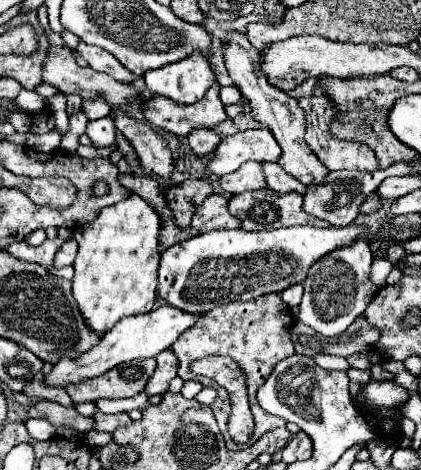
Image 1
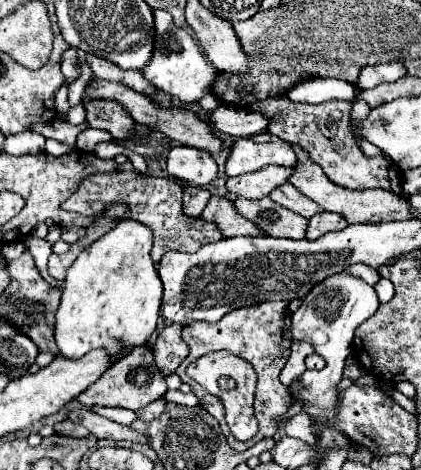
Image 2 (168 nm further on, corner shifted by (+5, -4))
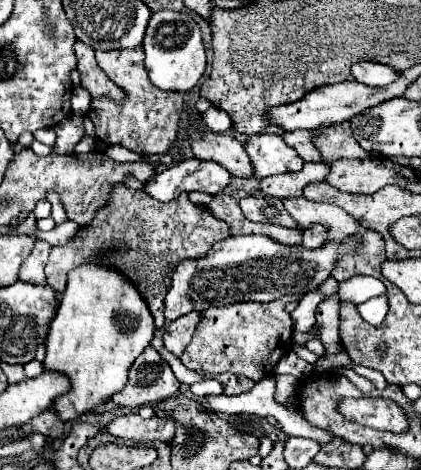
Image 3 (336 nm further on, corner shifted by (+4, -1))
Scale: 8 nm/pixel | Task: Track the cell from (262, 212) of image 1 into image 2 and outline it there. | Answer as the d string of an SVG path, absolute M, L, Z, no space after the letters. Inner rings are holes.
M269 197L249 201L249 199L235 199L237 211L255 223L259 229L263 229L267 235L273 237L291 237L291 239L303 239L307 233L309 219L277 205Z

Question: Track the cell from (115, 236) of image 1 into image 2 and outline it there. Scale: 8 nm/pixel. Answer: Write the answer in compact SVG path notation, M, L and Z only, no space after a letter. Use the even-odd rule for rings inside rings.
M121 219L109 233L105 233L95 243L91 243L73 261L73 265L67 269L63 297L55 323L55 341L63 357L77 359L95 347L107 347L115 355L117 339L121 339L121 345L129 345L129 347L149 341L157 325L159 305L163 295L163 287L155 263L149 255L151 247L153 247L153 233L147 225L141 225L139 221L131 221L131 219Z

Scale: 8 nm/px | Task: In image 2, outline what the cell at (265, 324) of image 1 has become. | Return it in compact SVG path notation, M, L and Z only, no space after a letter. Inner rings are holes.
M265 301L259 303L259 305L251 305L251 307L241 307L233 313L227 313L221 321L217 323L189 323L183 327L181 331L181 337L183 341L189 345L189 355L183 359L183 363L177 367L177 375L181 377L183 383L191 385L193 393L199 397L201 401L201 407L205 411L209 411L221 425L221 431L223 435L227 437L227 445L237 451L237 453L243 453L245 449L249 449L251 445L259 443L261 439L265 437L273 437L277 433L277 419L281 415L287 413L289 409L289 389L279 381L279 373L281 369L285 367L287 363L287 357L291 353L291 321L289 321L291 313L289 313L288 301ZM213 351L227 351L227 353L233 353L245 361L249 361L257 373L257 393L255 393L255 417L259 421L259 431L253 439L241 443L237 441L227 423L225 423L225 409L221 405L221 401L213 395L209 395L205 389L197 387L195 381L191 381L187 375L185 375L185 369L187 365L193 361L193 359L199 359L201 355L207 355L207 353L213 353Z

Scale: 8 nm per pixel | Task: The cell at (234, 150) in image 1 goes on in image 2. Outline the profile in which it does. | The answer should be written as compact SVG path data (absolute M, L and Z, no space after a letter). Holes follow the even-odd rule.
M269 131L237 139L229 151L225 173L233 177L257 171L265 165L283 165L283 167L295 165L295 153L291 145L271 135Z

